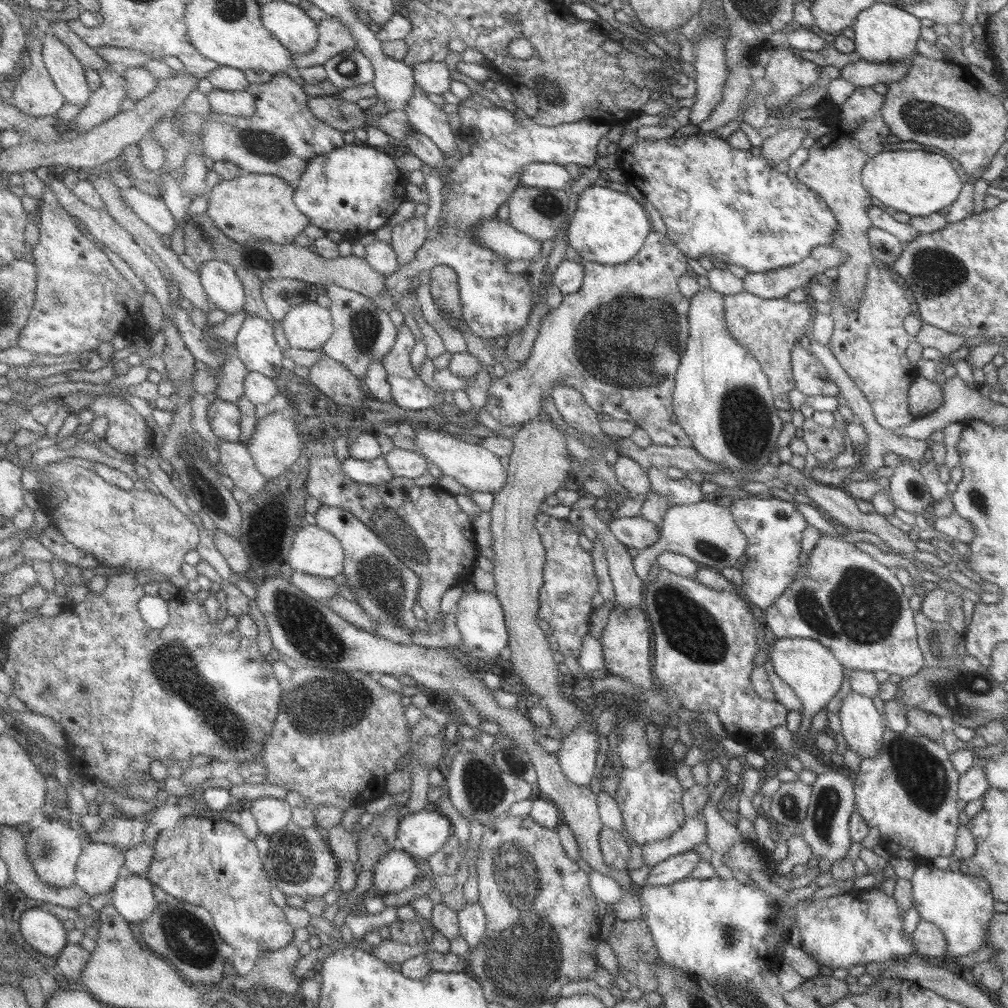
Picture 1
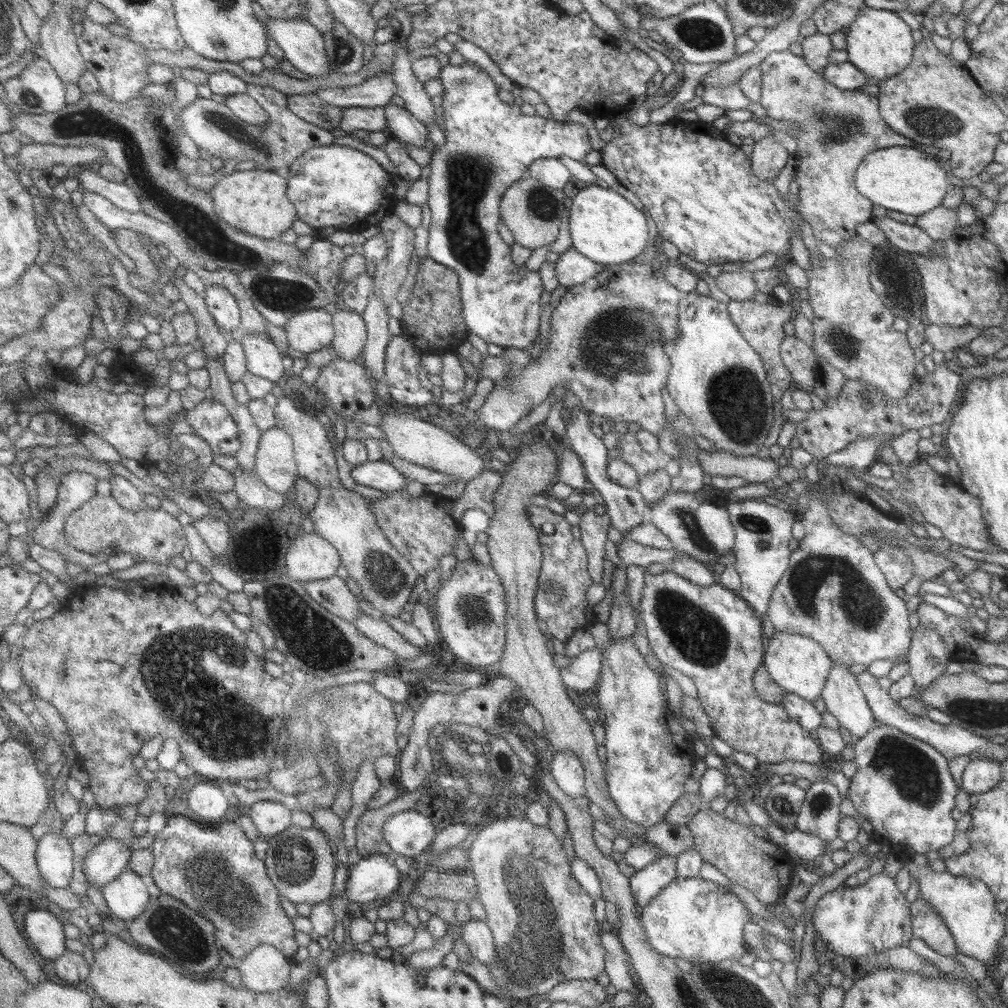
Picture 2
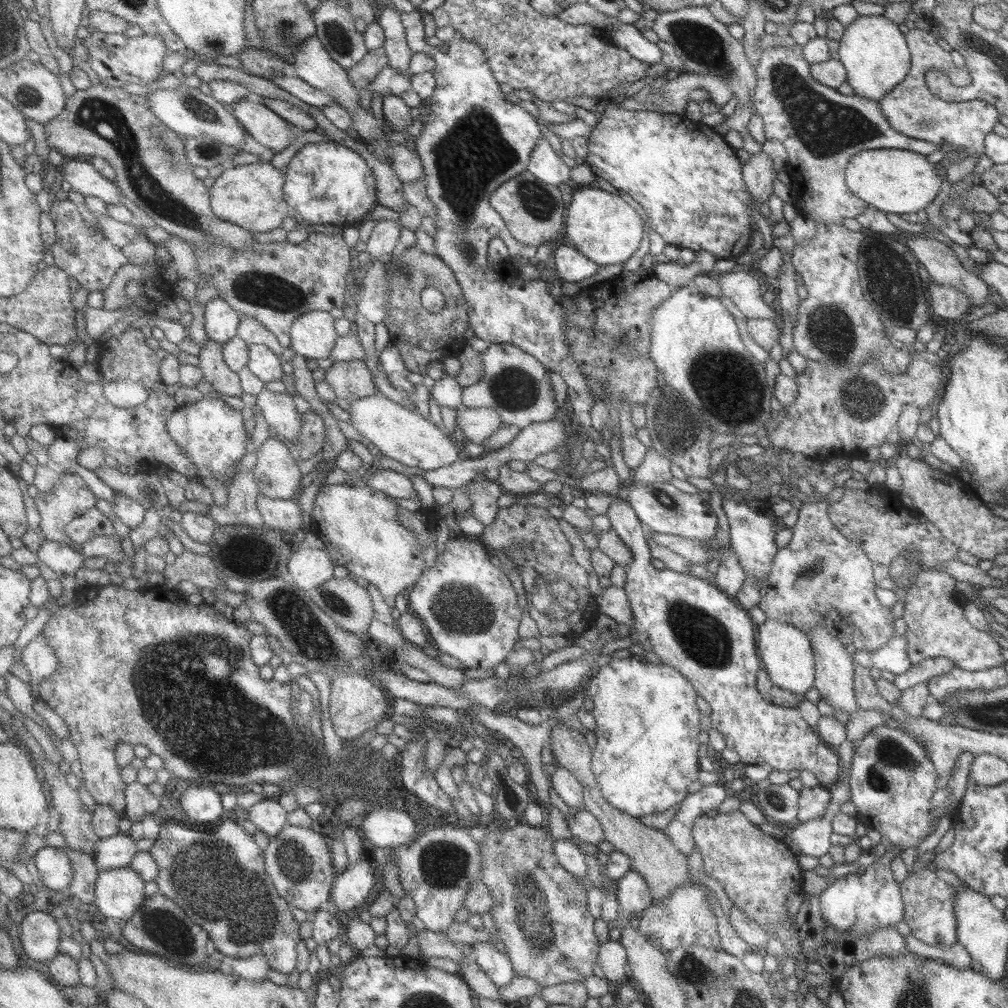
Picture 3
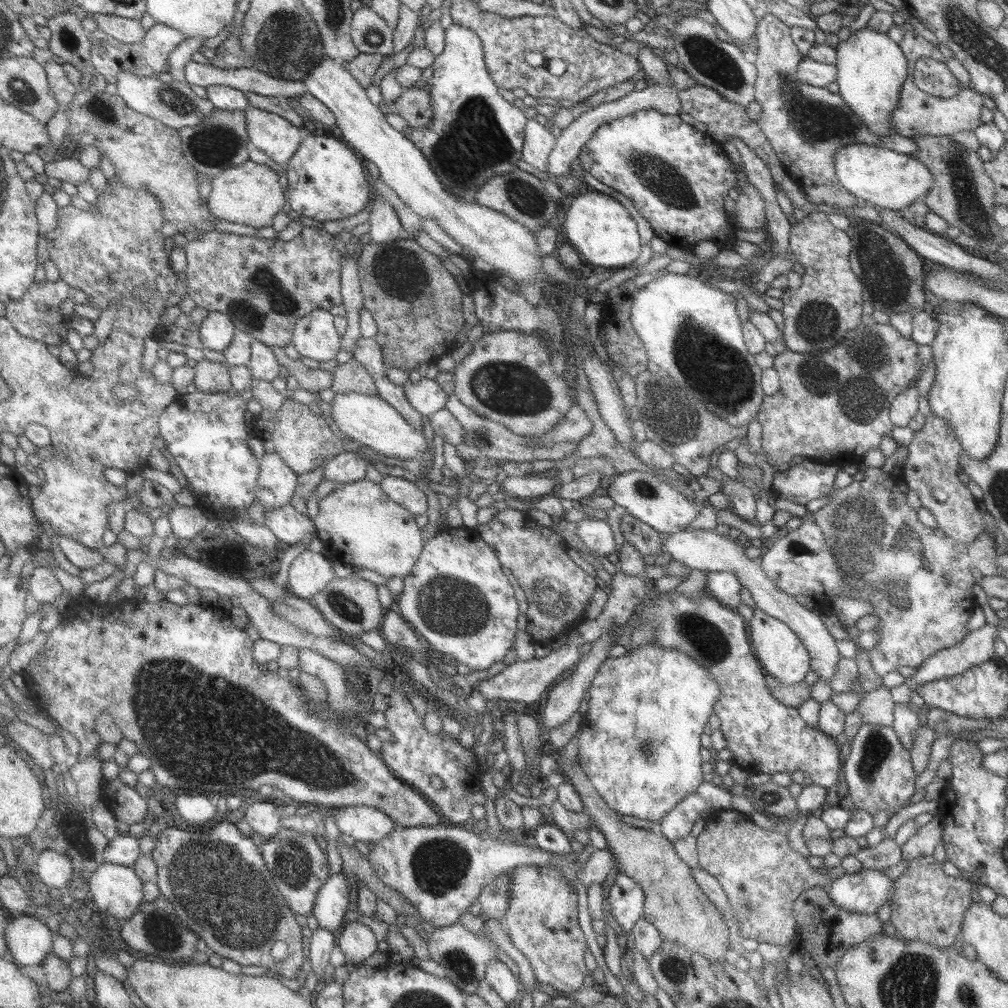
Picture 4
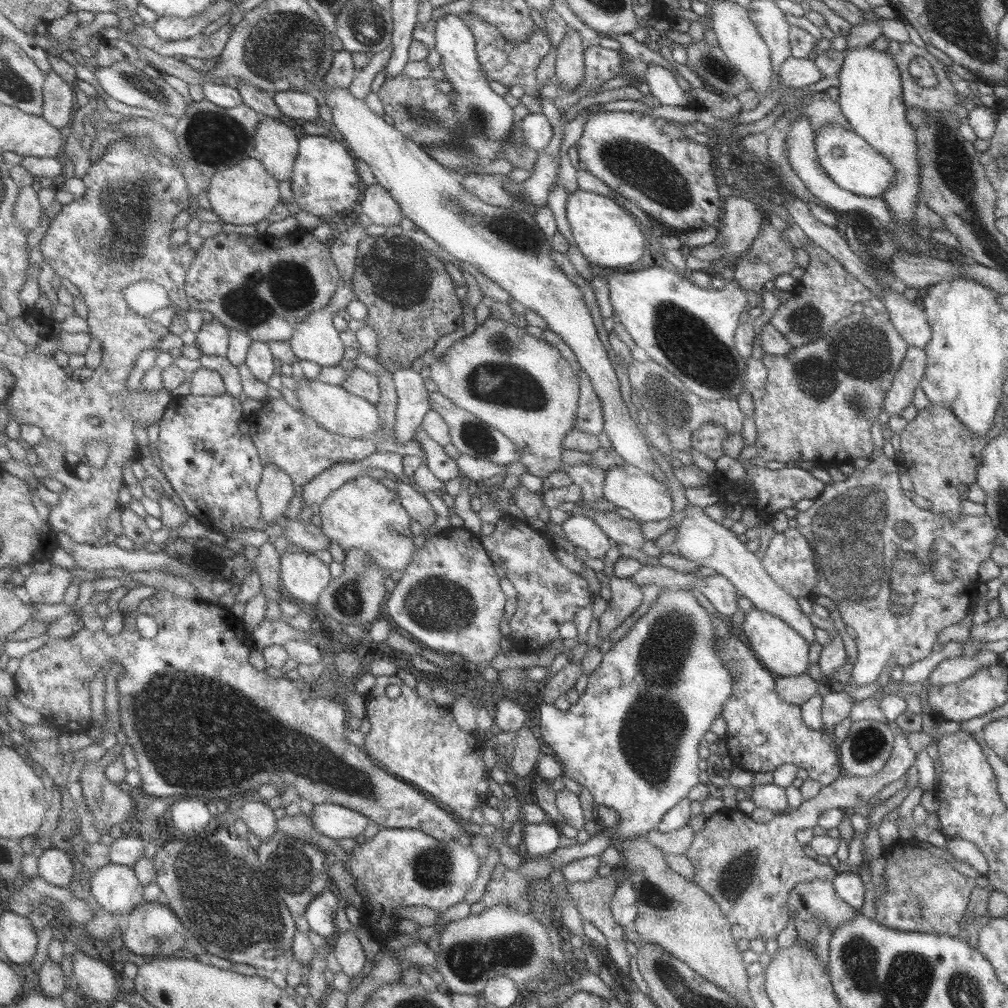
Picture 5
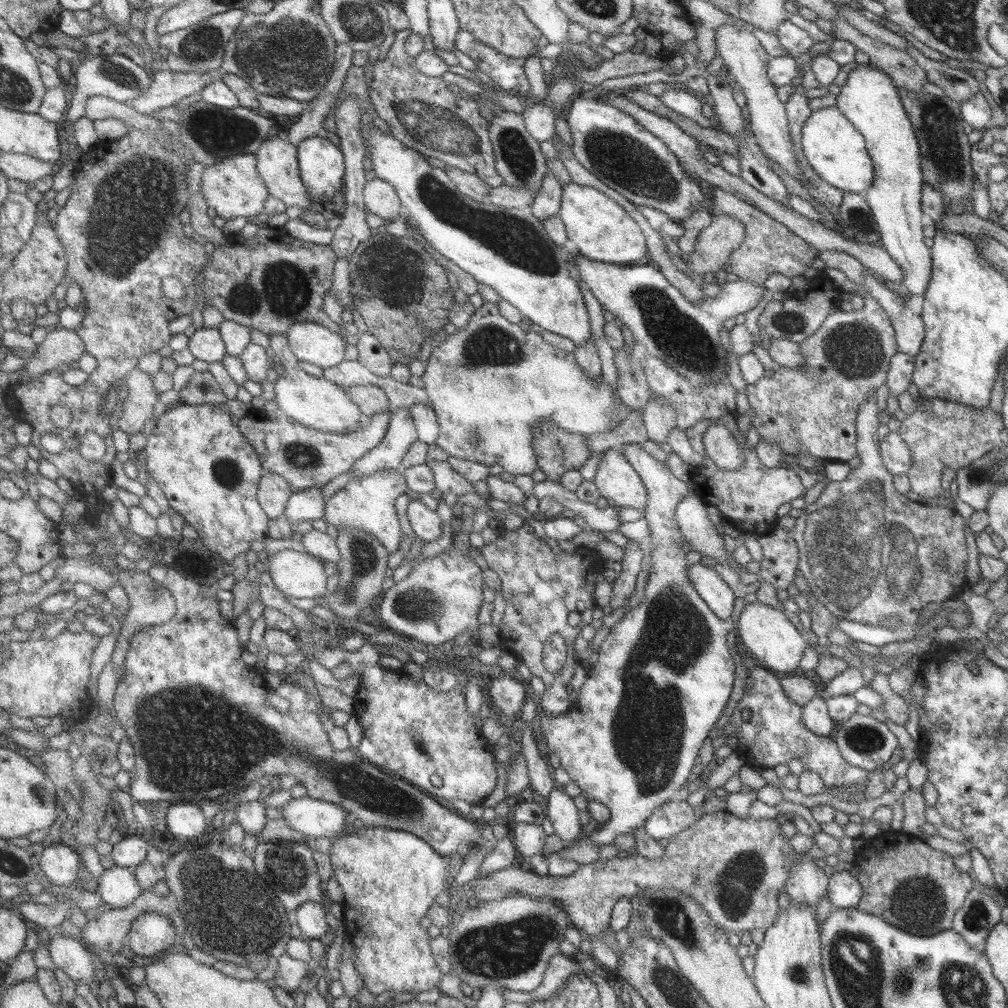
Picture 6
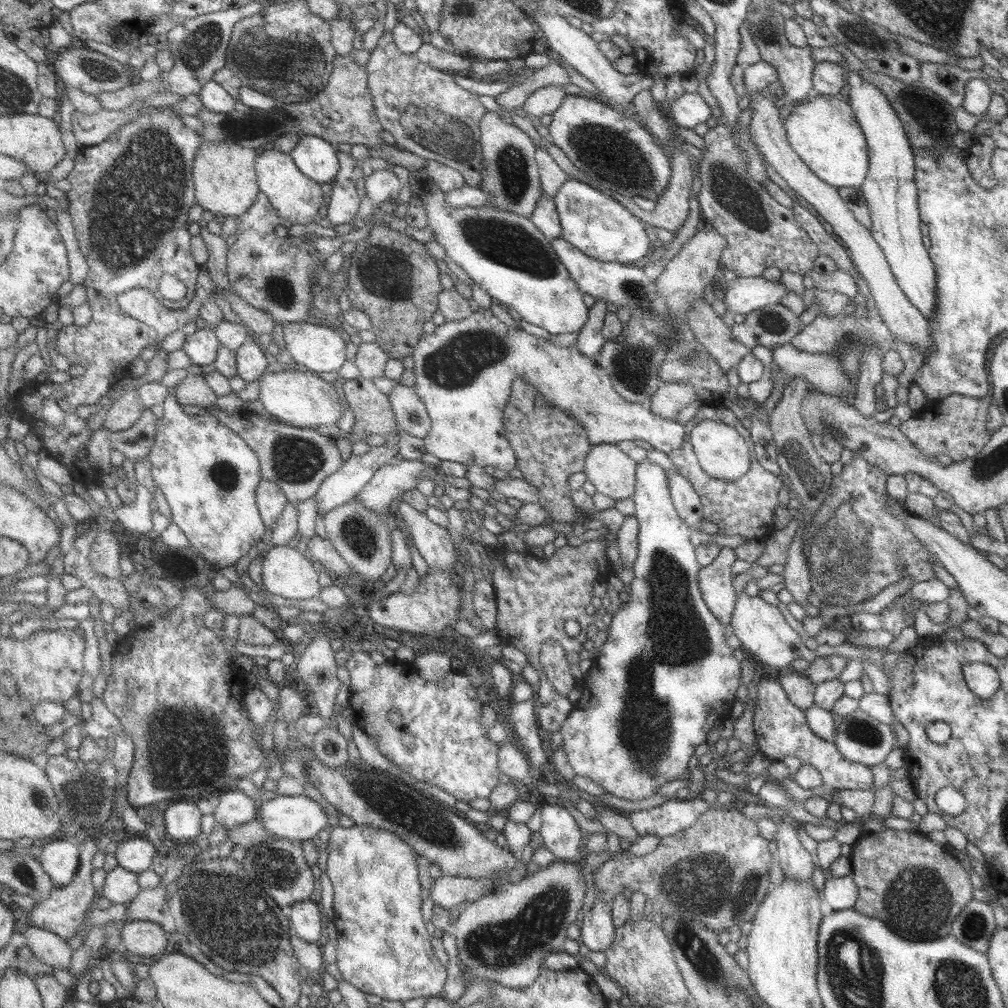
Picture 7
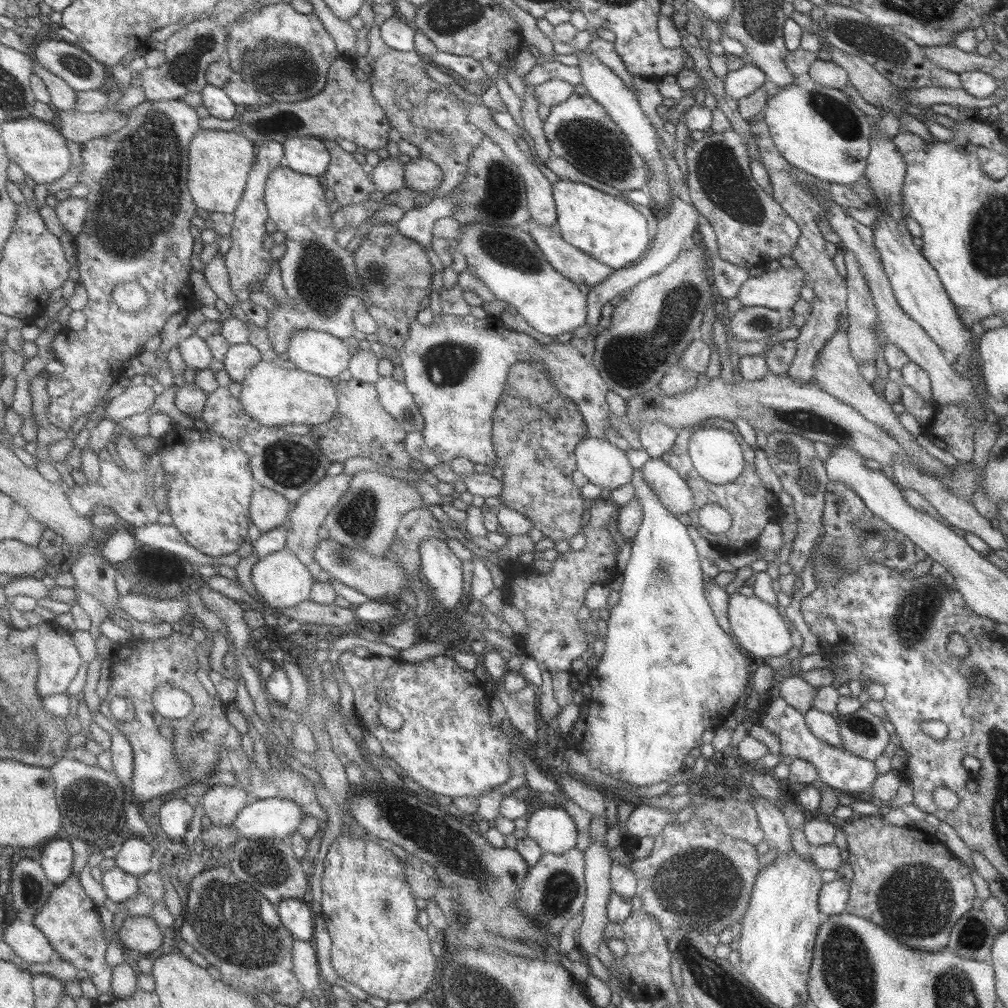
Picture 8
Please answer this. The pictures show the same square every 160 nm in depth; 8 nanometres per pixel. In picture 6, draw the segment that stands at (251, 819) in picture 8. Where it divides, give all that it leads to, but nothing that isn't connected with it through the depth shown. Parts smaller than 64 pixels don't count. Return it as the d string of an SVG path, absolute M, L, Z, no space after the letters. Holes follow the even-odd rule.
M305 796L290 800L281 810L296 831L308 838L333 838L344 832L347 816L350 815L341 805ZM365 827L355 829L350 835L345 835L336 839L331 847L331 854L333 868L335 871L335 878L338 884L342 888L344 894L344 901L341 904L343 907L343 922L347 930L347 936L355 945L355 955L353 960L359 974L365 979L366 988L371 990L369 992L373 994L383 994L383 992L392 991L397 992L425 992L425 990L431 990L439 984L441 976L444 972L439 968L436 963L435 957L432 953L431 941L432 938L427 934L427 930L421 928L421 918L425 918L428 914L429 908L431 908L437 900L439 894L447 893L451 891L451 888L447 889L447 878L449 878L449 857L440 855L433 847L432 844L426 841L424 838L413 834L412 832L405 832L401 829L388 829L385 827Z

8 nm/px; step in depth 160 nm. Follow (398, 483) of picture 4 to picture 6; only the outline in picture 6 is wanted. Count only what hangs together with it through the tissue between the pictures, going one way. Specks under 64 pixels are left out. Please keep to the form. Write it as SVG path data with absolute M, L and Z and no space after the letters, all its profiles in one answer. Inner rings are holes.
M413 499L407 507L412 532L425 543L437 540L443 534L443 521L435 510L427 508L420 499Z

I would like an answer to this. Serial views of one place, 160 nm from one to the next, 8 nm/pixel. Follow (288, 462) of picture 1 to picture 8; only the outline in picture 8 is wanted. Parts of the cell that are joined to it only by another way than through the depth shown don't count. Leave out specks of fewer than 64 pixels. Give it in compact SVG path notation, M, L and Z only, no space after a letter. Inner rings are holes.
M258 486L253 493L250 513L252 522L261 532L284 526L289 516L290 500L272 488Z

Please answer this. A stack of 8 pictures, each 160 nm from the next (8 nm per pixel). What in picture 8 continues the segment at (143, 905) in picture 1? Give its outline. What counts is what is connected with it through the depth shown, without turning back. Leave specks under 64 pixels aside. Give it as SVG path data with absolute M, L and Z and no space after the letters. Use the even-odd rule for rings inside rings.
M118 866L103 872L100 884L106 896L116 903L125 902L140 891L140 878Z

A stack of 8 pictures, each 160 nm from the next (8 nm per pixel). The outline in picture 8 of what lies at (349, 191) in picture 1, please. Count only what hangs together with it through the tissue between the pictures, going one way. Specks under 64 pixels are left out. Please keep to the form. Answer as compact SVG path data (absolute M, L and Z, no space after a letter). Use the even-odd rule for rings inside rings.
M299 136L288 138L284 145L284 164L295 172L323 179L332 164L332 157L321 139Z

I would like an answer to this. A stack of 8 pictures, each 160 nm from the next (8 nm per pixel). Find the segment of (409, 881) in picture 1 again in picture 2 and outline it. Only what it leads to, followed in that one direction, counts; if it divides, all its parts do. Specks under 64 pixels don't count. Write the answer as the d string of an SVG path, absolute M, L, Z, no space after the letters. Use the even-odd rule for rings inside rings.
M373 855L367 859L363 858L357 865L350 866L350 877L346 890L349 891L349 902L359 902L360 904L367 904L379 898L385 898L387 894L395 892L401 884L401 871L399 867L395 866L393 856L387 855Z

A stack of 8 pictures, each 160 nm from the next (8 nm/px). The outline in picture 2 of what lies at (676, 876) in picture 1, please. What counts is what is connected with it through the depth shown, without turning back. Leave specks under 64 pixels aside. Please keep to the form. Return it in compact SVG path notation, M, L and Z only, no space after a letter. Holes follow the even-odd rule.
M663 853L650 865L635 871L628 878L634 901L641 908L645 906L668 882L676 877L676 866L672 856Z

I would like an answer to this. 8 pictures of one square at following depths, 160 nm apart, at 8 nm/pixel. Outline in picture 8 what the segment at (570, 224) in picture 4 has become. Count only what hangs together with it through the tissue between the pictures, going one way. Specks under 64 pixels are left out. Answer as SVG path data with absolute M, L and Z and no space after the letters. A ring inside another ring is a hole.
M560 179L551 184L551 194L561 239L593 260L616 271L633 264L647 250L651 236L645 216L623 200L587 184Z

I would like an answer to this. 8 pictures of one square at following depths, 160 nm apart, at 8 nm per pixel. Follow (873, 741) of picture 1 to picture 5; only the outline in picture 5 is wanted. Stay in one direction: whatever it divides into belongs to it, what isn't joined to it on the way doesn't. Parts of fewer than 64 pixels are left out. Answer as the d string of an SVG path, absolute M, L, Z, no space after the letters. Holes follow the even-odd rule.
M692 506L687 510L681 525L676 527L672 552L689 562L695 562L697 566L711 568L716 575L726 578L734 586L738 597L747 598L753 604L753 608L785 621L785 624L791 626L807 645L812 645L815 641L813 626L797 605L796 599L771 580L756 553L750 552L745 543L740 542L735 536L728 528L709 519L702 508Z

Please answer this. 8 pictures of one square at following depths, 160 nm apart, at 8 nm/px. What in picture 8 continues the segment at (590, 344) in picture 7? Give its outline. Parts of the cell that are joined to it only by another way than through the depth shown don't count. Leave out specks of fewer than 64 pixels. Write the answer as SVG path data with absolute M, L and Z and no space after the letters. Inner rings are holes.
M677 198L670 200L669 212L665 218L660 218L657 221L657 229L654 232L654 238L647 250L631 265L613 271L609 276L605 277L599 284L591 287L586 295L586 317L585 322L590 330L590 338L595 340L598 331L598 317L601 313L601 307L609 303L615 296L621 294L628 289L636 286L638 282L657 274L663 270L670 262L673 262L674 257L679 251L690 249L697 241L697 226L698 213L689 203L685 203Z

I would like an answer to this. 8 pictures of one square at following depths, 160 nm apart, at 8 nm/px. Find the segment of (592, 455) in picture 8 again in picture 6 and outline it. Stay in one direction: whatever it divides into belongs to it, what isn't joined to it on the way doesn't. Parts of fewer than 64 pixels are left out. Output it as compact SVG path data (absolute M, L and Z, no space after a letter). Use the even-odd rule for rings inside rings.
M608 449L600 453L592 481L605 500L617 506L635 508L637 512L645 508L645 487L619 449Z

